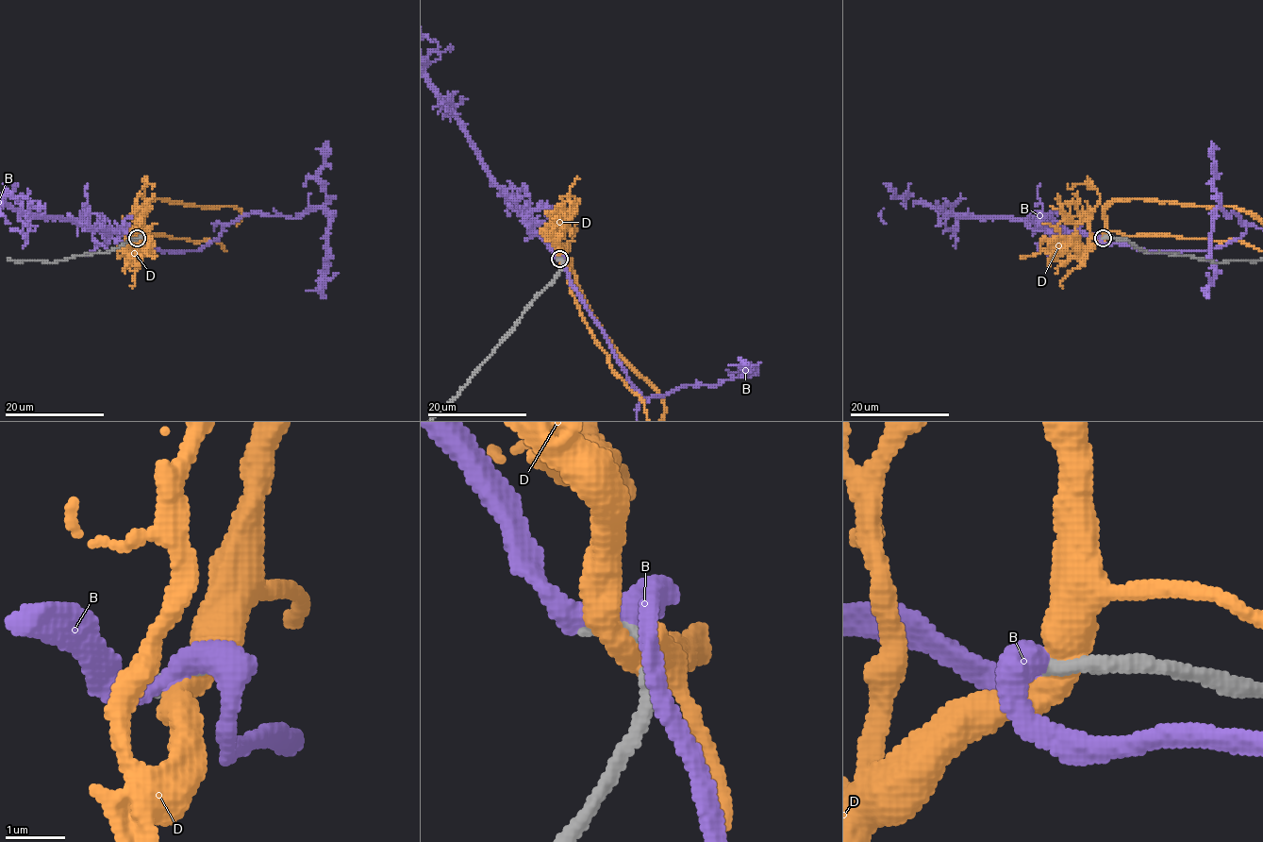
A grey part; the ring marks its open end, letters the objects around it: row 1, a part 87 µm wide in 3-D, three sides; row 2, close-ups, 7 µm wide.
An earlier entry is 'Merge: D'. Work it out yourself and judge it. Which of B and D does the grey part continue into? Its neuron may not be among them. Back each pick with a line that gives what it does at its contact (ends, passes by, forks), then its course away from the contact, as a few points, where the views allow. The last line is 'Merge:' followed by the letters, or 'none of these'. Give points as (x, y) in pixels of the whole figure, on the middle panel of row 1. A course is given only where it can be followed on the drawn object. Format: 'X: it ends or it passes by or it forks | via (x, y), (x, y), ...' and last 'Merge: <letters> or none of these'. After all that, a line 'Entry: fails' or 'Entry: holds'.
B: it passes by | via (560, 259), (569, 282), (644, 401), (687, 385), (719, 385), (753, 368), (746, 370), (738, 364), (727, 365)
Merge: B
Entry: fails

